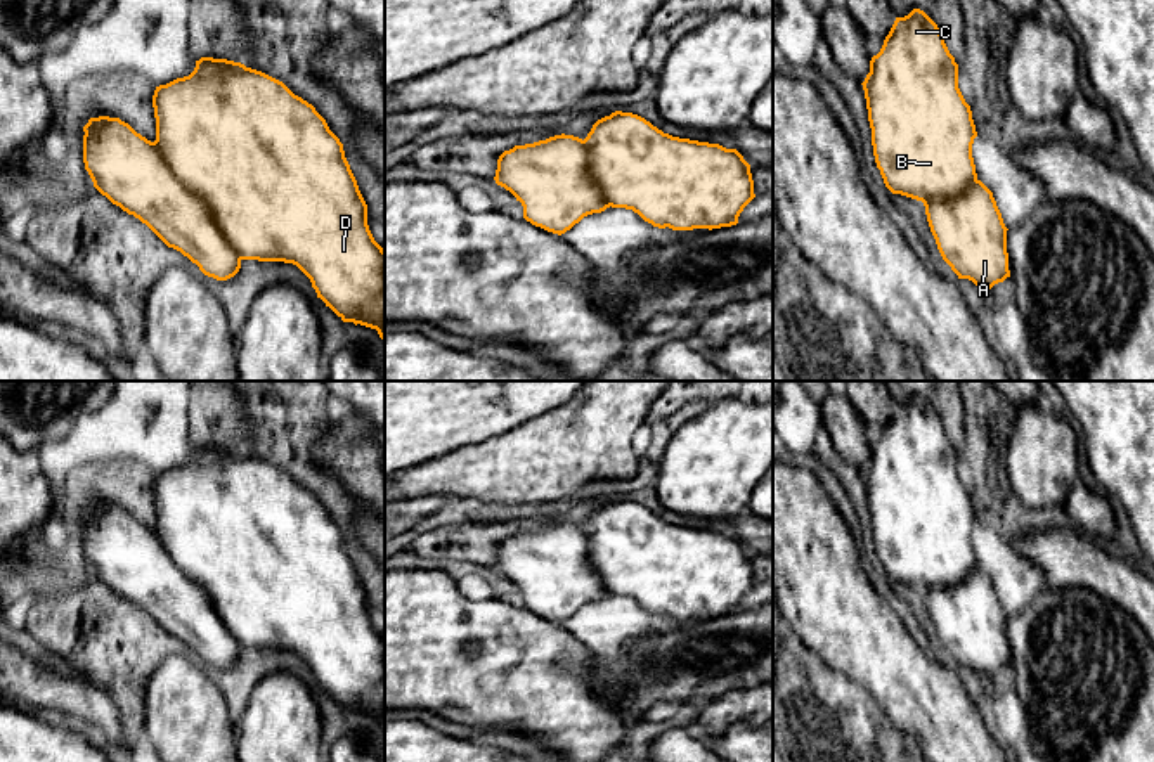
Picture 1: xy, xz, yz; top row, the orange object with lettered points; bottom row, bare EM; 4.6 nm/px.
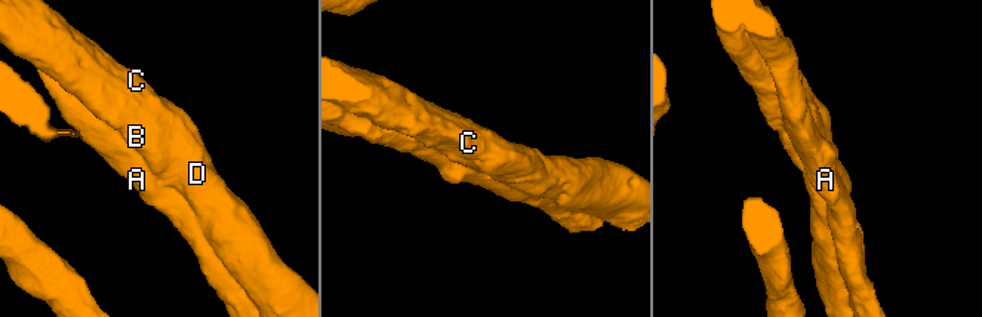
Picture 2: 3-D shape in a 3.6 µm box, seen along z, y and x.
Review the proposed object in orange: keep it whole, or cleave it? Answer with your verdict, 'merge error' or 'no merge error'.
no merge error

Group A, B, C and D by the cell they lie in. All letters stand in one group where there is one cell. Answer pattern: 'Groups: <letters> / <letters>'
Groups: A B C D

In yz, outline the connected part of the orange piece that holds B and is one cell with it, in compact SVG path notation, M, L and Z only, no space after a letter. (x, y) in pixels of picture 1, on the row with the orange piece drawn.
M920 9L896 17L861 85L873 156L885 187L924 203L937 249L958 279L969 279L981 289L1003 282L1010 277L1008 229L993 192L977 178L972 111L958 88L958 64L937 24Z

